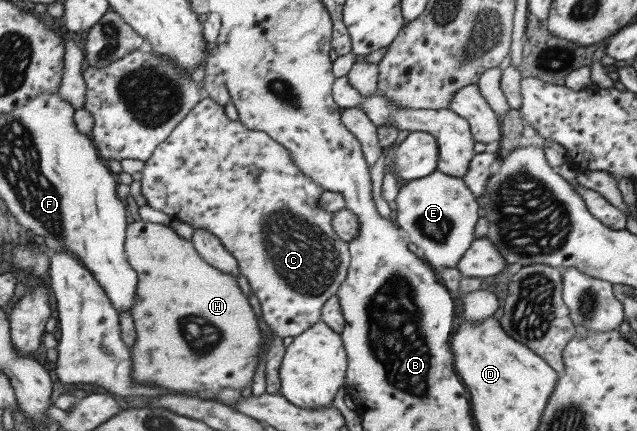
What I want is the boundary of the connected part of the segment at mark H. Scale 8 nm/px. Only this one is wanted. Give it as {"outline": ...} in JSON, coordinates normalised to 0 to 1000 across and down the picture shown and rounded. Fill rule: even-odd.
{"outline":[[[203,513],[193,578],[196,601],[215,636],[214,694],[204,719],[214,773],[210,798],[203,805],[207,882],[214,891],[253,896],[268,912],[331,910],[341,916],[349,898],[377,907],[386,893],[392,896],[414,796],[394,710],[372,664],[370,645],[322,610],[298,557],[281,550],[265,522]]]}

